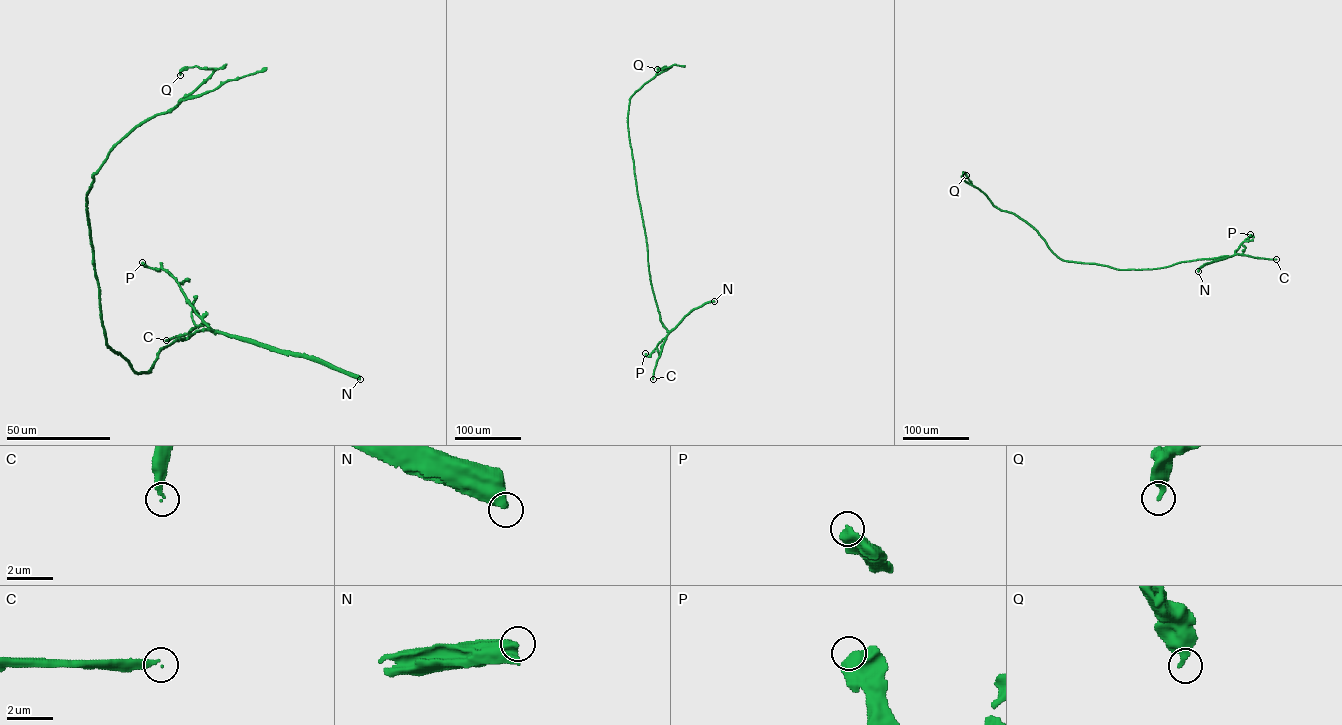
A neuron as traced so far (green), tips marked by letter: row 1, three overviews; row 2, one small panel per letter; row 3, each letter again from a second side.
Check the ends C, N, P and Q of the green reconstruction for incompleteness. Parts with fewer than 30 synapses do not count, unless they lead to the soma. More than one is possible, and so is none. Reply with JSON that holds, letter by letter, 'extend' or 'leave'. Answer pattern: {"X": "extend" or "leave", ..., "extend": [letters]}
{"C": "extend", "N": "leave", "P": "leave", "Q": "leave", "extend": ["C"]}

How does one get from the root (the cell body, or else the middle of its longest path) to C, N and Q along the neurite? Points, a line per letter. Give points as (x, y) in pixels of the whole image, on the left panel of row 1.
C: (121, 354), (136, 372), (147, 372), (162, 348), (195, 332), (215, 331), (201, 325), (166, 340)
N: (121, 354), (136, 372), (147, 372), (162, 348), (195, 332), (214, 330), (289, 351), (360, 379)
Q: (121, 354), (107, 345), (87, 194), (123, 137), (169, 112), (214, 69), (185, 67), (180, 75)

